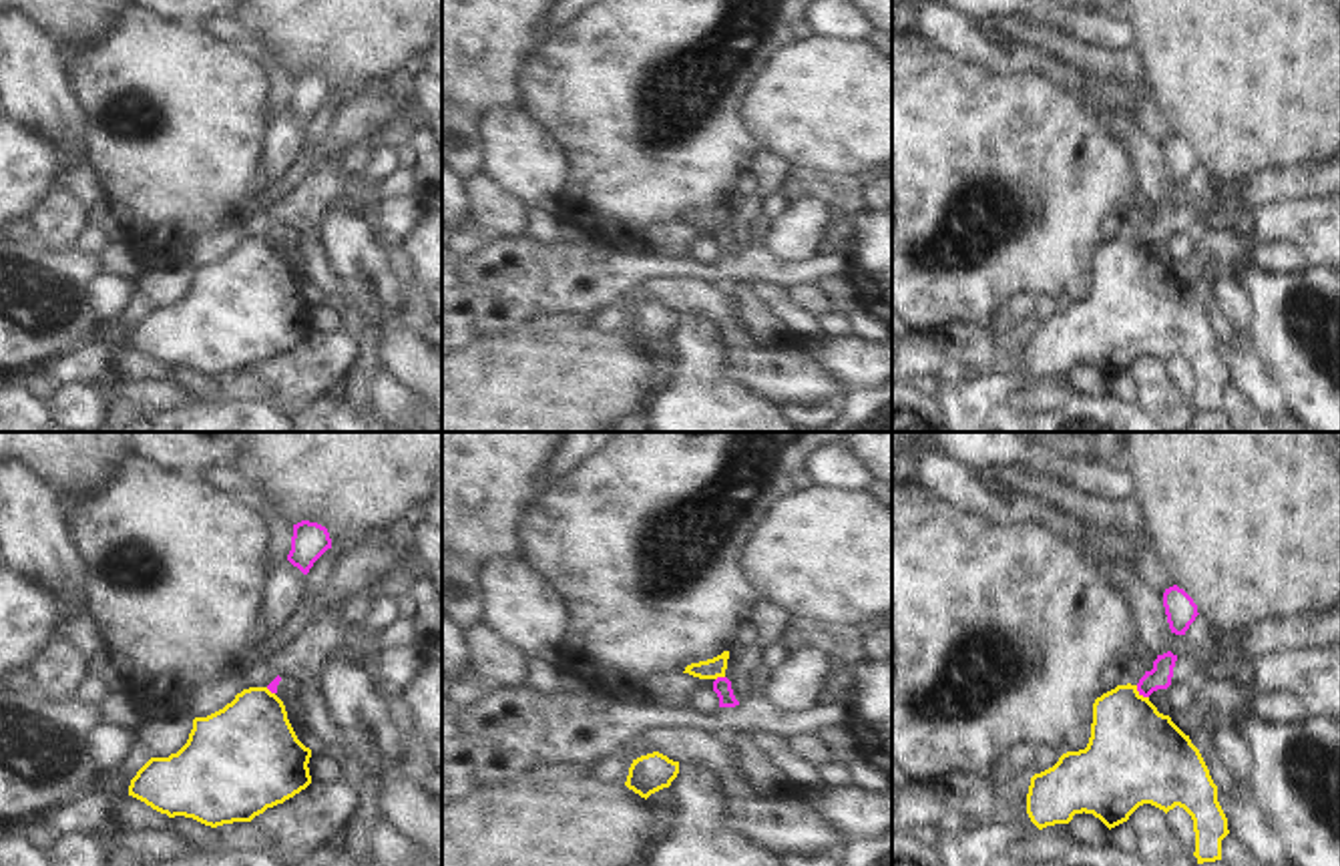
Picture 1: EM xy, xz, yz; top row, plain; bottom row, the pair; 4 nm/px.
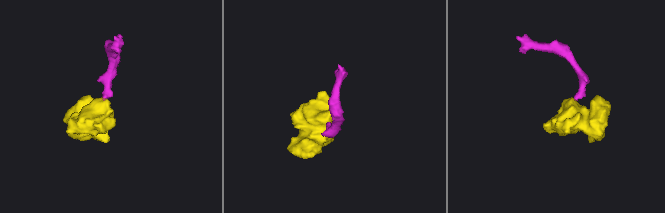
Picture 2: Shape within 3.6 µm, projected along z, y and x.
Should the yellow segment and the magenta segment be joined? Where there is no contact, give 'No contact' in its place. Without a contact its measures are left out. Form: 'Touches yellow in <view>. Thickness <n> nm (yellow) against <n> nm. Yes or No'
Touches yellow in yz. Thickness 380 nm (yellow) against 100 nm. No.

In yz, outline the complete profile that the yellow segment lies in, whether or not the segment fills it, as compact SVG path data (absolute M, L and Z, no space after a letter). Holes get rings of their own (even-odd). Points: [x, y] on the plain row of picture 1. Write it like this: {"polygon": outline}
{"polygon": "M1127 233L1095 249L1085 299L1031 328L1027 364L1039 380L1083 362L1111 380L1143 354L1165 364L1183 358L1193 370L1197 414L1221 410L1227 368L1199 299Z"}

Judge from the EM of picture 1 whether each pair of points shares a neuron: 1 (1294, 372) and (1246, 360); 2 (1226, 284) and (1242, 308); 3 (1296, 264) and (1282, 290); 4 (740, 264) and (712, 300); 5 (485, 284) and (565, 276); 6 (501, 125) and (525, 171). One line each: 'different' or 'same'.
1: different
2: same
3: different
4: different
5: same
6: same

